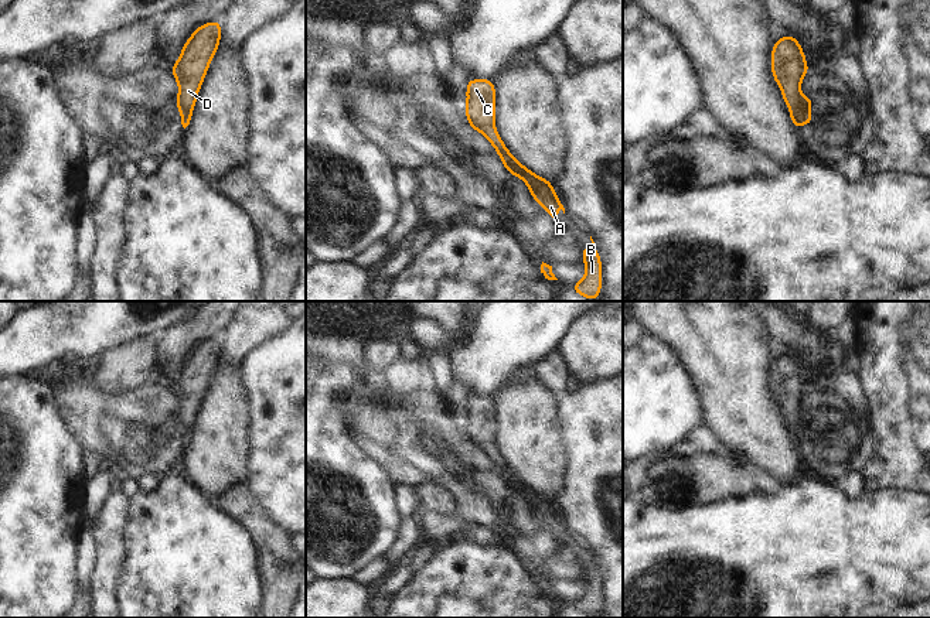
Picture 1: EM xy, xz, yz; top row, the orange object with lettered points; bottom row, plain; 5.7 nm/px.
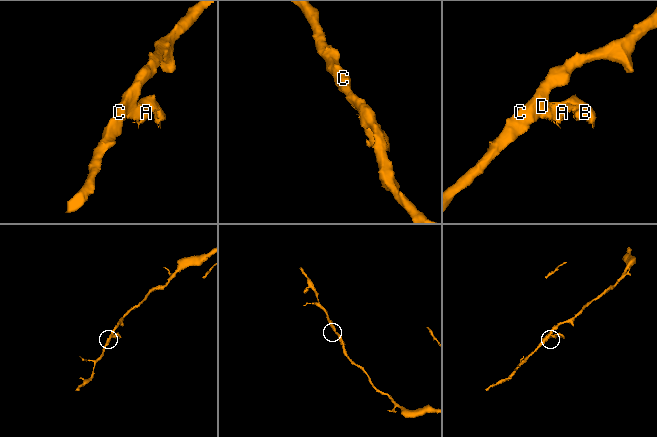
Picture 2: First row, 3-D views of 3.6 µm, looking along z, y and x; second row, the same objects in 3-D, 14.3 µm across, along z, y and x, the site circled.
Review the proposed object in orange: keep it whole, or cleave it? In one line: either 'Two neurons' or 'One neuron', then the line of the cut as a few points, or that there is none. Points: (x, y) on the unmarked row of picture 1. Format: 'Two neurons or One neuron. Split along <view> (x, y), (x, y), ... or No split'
Two neurons. Split along yz (800, 409), (796, 412), (796, 422), (790, 426).

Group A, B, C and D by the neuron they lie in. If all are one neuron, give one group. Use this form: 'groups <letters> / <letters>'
groups A B / C D

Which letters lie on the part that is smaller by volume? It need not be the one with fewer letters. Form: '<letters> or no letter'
A, B

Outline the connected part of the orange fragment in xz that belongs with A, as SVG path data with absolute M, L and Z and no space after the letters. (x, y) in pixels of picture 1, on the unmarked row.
M510 468L500 471L500 475L504 484L508 486L510 492L519 494L529 505L529 509L536 520L539 520L555 537L558 537L559 526L562 526L565 530L565 525L559 519L552 499L542 494L538 494L531 486L524 484Z

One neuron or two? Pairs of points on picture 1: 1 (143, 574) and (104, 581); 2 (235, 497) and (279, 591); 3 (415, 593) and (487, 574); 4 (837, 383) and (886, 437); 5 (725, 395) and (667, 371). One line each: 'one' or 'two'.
1: two
2: one
3: one
4: two
5: two

